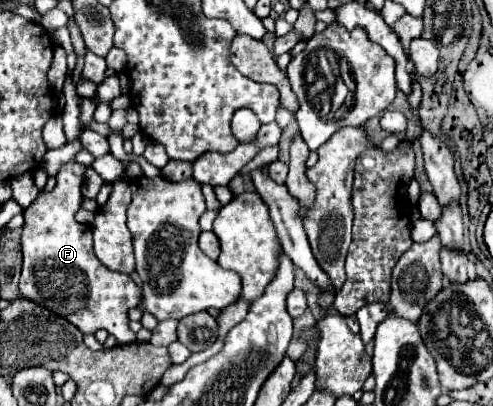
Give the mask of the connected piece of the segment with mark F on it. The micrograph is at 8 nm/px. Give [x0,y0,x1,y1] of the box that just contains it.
[19,159,141,345]

